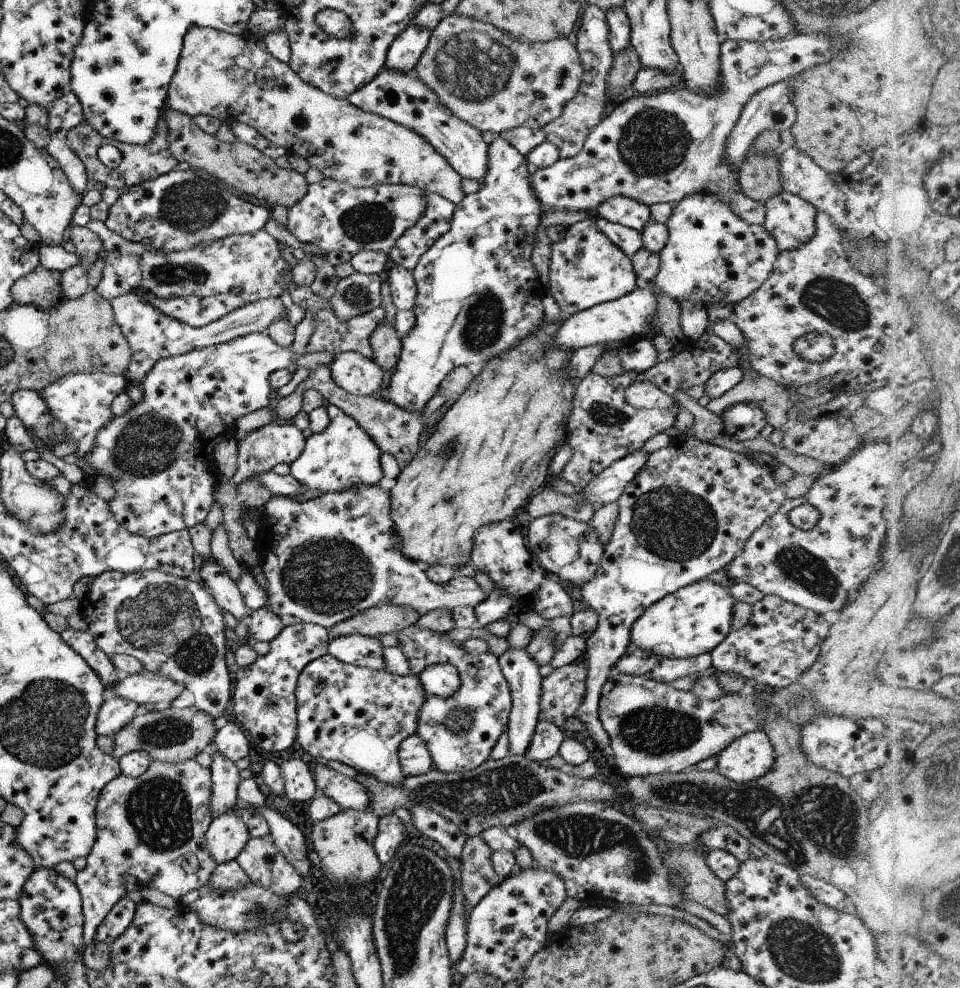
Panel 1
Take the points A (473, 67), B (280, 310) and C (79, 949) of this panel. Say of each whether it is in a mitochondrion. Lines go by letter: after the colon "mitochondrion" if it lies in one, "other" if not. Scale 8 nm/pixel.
A: mitochondrion
B: other
C: other

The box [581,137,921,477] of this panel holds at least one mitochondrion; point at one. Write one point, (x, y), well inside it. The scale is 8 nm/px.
(837, 302)

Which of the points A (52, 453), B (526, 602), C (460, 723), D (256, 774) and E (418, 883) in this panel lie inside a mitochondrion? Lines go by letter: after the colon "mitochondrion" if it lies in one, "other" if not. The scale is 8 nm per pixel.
A: other
B: other
C: mitochondrion
D: other
E: mitochondrion

